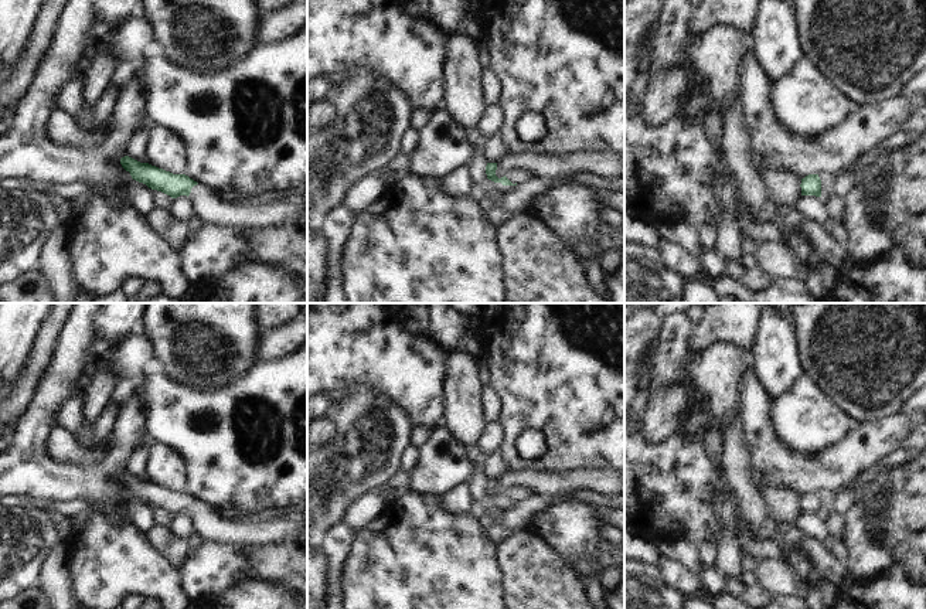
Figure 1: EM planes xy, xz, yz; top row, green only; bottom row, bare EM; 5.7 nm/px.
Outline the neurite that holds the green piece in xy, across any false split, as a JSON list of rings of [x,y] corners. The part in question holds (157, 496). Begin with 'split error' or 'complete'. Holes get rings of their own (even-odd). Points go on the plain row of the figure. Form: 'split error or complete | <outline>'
complete | [[[129,473],[120,476],[122,484],[132,496],[146,501],[152,507],[161,508],[171,516],[190,513],[191,506],[198,500],[185,491],[173,491],[149,480],[140,480]]]

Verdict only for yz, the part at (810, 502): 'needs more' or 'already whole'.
already whole

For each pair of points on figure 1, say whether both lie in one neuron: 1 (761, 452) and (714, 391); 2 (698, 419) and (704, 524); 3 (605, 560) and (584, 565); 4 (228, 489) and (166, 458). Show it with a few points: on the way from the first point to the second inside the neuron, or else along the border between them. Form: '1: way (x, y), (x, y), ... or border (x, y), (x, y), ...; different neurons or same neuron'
1: border (744, 377), (739, 385), (739, 410); different neurons
2: border (680, 421), (686, 421), (694, 434), (704, 439); different neurons
3: way (599, 564), (589, 565); same neuron
4: border (162, 442), (181, 458), (187, 476), (186, 490); different neurons

